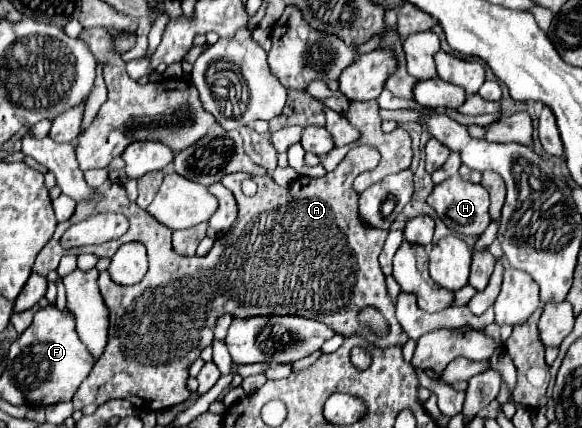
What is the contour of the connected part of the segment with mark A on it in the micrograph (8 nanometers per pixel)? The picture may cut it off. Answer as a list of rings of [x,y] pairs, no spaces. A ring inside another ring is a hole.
[[[356,145],[334,171],[320,179],[300,177],[290,187],[280,187],[270,177],[258,177],[258,193],[254,197],[246,197],[240,189],[242,179],[248,177],[246,173],[226,175],[222,183],[238,201],[238,219],[226,235],[216,239],[214,247],[204,257],[176,255],[172,248],[173,231],[158,223],[146,209],[130,203],[124,187],[112,181],[98,187],[94,199],[78,203],[74,215],[68,221],[58,223],[54,237],[38,253],[32,271],[46,275],[56,269],[60,257],[68,253],[112,257],[118,247],[128,241],[146,245],[150,267],[144,279],[130,287],[114,283],[108,271],[100,272],[98,287],[110,311],[108,343],[90,377],[76,391],[72,399],[74,409],[82,409],[90,403],[102,405],[108,399],[144,401],[132,403],[140,411],[160,411],[182,403],[190,395],[186,389],[188,369],[200,357],[200,351],[206,345],[212,345],[216,319],[224,313],[230,313],[232,317],[296,313],[326,323],[342,337],[358,335],[374,343],[374,335],[362,331],[356,321],[360,307],[374,305],[390,323],[390,335],[378,339],[378,343],[384,343],[384,347],[402,347],[408,341],[408,335],[396,321],[394,303],[388,297],[384,273],[378,263],[388,231],[370,227],[362,221],[358,211],[360,195],[352,187],[354,179],[360,173],[374,169],[378,161],[380,155],[374,147]],[[110,211],[122,213],[130,221],[130,227],[122,237],[68,251],[60,247],[58,239],[70,223],[80,223],[92,215]]]

